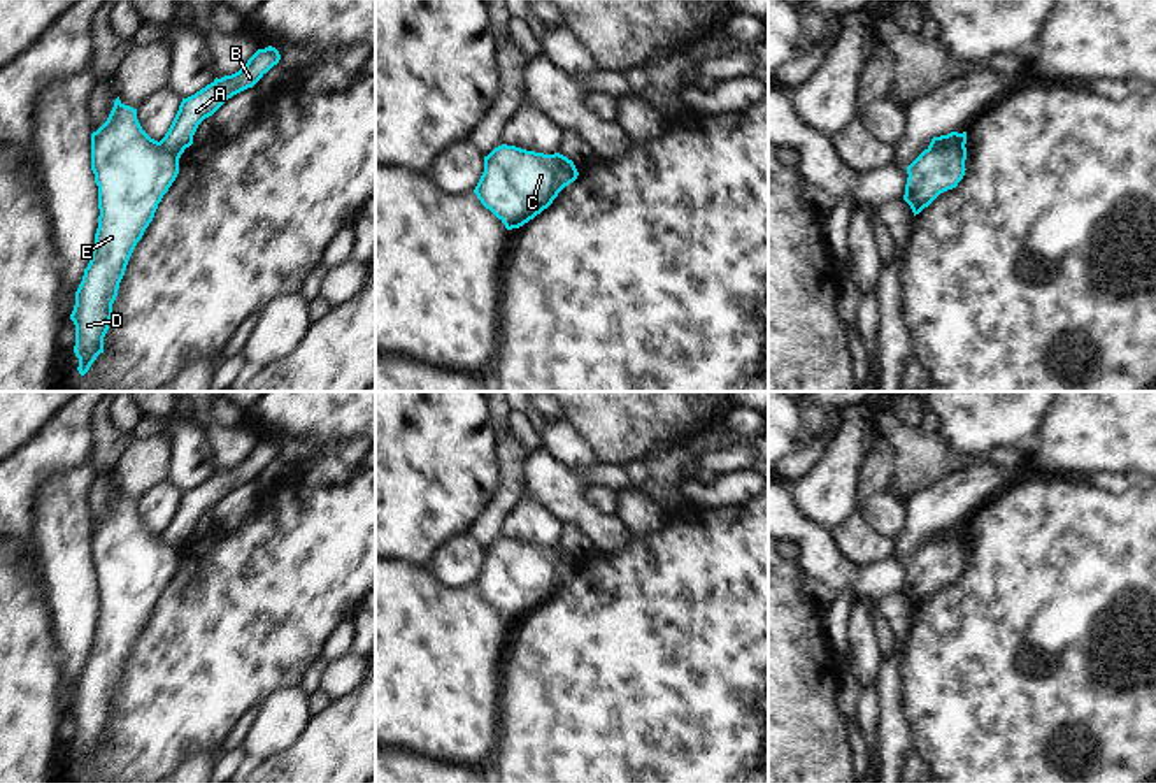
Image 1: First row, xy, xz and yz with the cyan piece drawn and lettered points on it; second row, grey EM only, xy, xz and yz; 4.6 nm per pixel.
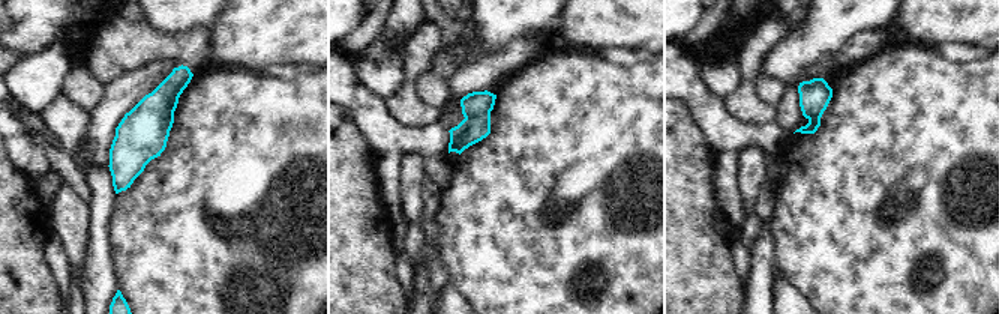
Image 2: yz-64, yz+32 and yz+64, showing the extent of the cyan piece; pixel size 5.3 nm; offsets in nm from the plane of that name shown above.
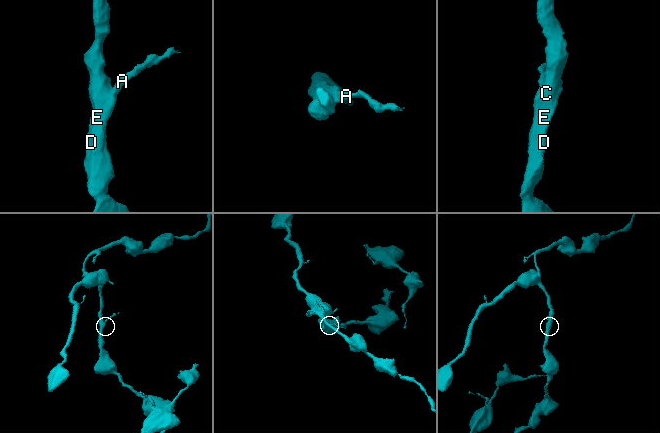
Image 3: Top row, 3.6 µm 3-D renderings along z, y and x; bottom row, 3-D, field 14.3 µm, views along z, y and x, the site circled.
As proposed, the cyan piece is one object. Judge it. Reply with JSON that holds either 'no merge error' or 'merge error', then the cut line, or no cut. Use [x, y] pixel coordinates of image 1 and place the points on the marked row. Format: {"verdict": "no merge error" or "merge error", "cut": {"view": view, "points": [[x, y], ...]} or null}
{"verdict": "merge error", "cut": {"view": "yz", "points": [[960, 134], [955, 144], [928, 150]]}}

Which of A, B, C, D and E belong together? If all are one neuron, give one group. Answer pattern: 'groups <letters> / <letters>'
groups A B / C D E

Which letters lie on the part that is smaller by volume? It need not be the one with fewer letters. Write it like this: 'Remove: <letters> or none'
Remove: A, B

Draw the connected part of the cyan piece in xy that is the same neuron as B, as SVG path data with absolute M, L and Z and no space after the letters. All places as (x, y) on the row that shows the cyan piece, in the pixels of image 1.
M268 46L258 49L247 63L235 74L214 79L211 84L196 91L195 95L182 98L179 111L160 140L160 146L181 158L186 147L193 144L193 135L198 125L212 116L228 98L253 88L274 65L277 65L281 54L275 47Z

